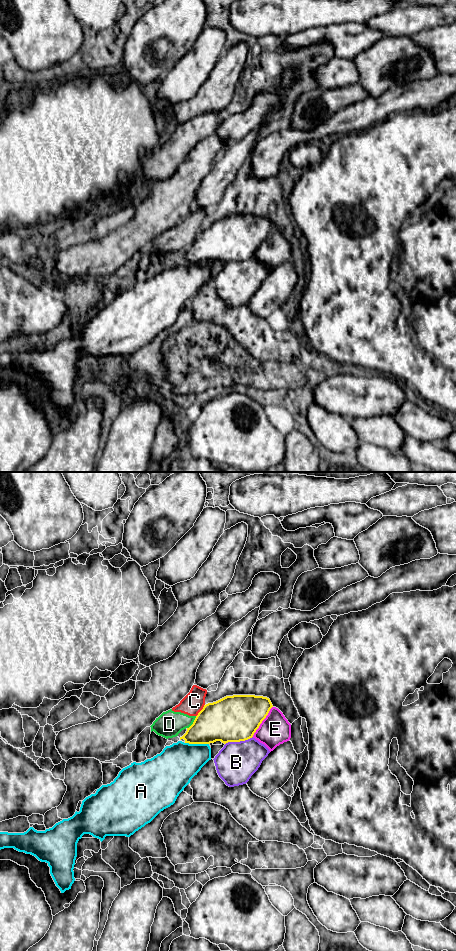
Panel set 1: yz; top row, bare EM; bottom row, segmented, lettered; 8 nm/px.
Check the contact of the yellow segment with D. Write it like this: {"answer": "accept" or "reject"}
{"answer": "reject"}

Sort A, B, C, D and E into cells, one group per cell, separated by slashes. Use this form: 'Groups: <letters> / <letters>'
Groups: A / B / C D / E

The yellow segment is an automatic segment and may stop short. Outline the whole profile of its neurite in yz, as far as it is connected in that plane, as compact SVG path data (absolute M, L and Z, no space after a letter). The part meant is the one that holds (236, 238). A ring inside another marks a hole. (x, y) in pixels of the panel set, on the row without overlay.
M226 216L204 225L193 244L180 257L189 264L245 261L253 257L273 227L267 217Z

